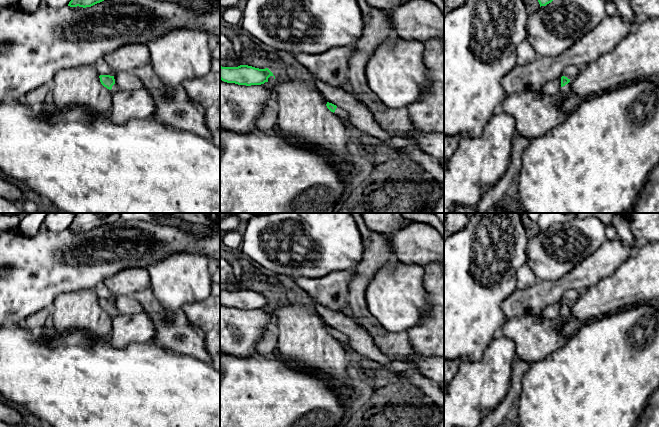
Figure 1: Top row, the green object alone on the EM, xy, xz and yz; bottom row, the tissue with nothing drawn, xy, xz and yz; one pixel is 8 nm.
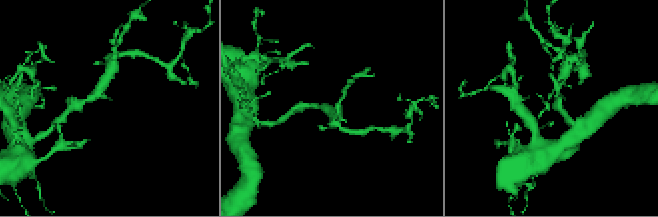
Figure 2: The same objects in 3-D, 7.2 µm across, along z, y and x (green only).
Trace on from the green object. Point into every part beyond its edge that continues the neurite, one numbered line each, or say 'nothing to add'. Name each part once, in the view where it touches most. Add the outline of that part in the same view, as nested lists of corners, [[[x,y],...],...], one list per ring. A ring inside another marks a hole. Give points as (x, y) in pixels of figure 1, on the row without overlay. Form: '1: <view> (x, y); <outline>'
1: yz (573, 325); [[[570,306],[561,311],[561,316],[567,320],[568,324],[565,328],[566,333],[570,336],[575,334],[583,323],[577,321],[571,314]]]

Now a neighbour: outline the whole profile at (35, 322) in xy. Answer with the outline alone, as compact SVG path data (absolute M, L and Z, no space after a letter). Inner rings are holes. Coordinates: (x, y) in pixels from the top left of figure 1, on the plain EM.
M51 308L42 309L27 317L22 325L32 332L40 333L45 323L51 318L51 313Z

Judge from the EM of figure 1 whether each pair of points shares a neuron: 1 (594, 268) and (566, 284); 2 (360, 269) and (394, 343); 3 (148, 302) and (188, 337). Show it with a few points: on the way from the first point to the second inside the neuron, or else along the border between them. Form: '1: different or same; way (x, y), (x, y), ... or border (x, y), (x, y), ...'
1: same; way (587, 273), (577, 279), (573, 279)
2: same; way (359, 289), (359, 308), (374, 328)
3: same; way (157, 313), (160, 320), (177, 335)

